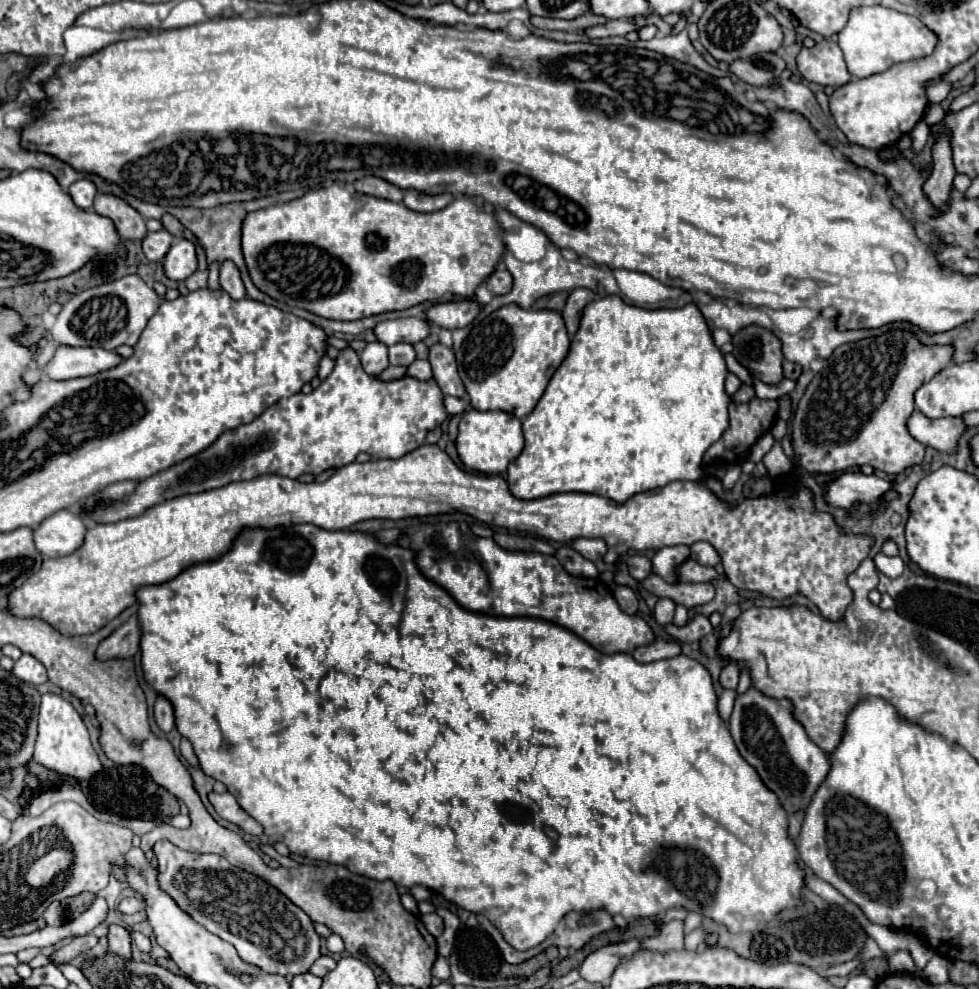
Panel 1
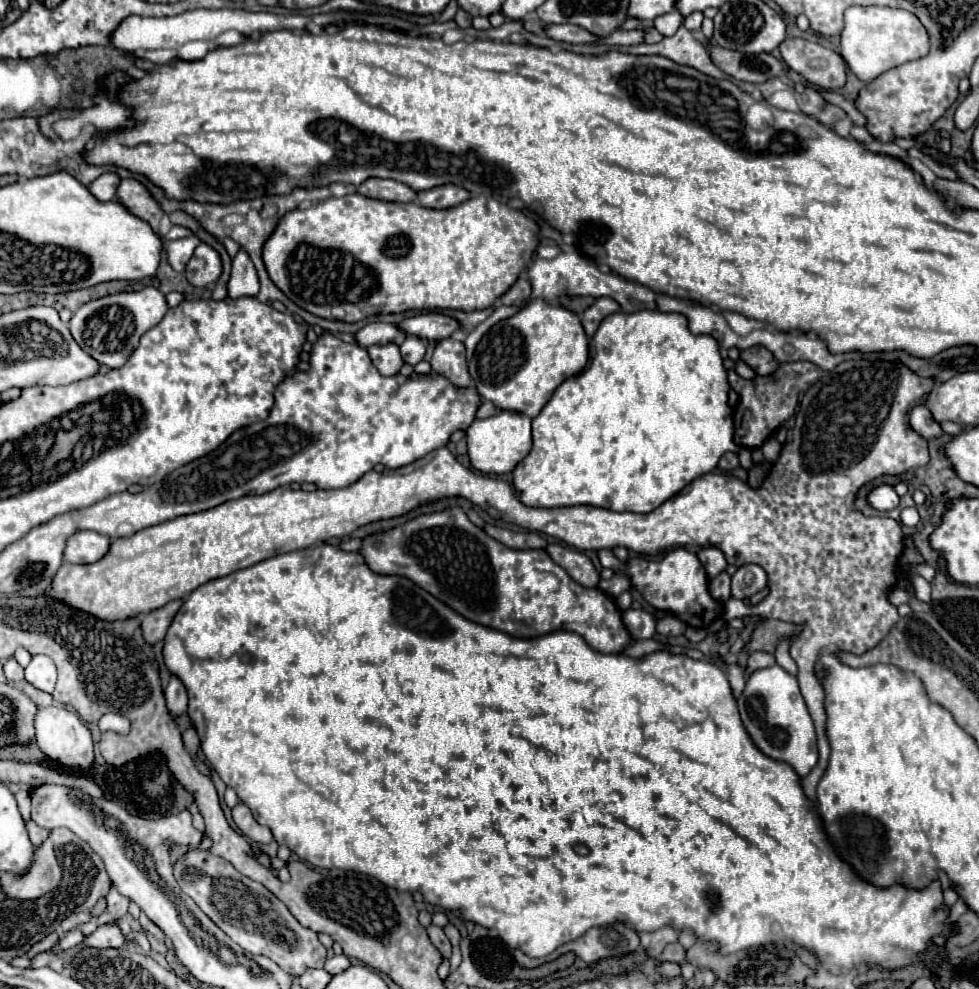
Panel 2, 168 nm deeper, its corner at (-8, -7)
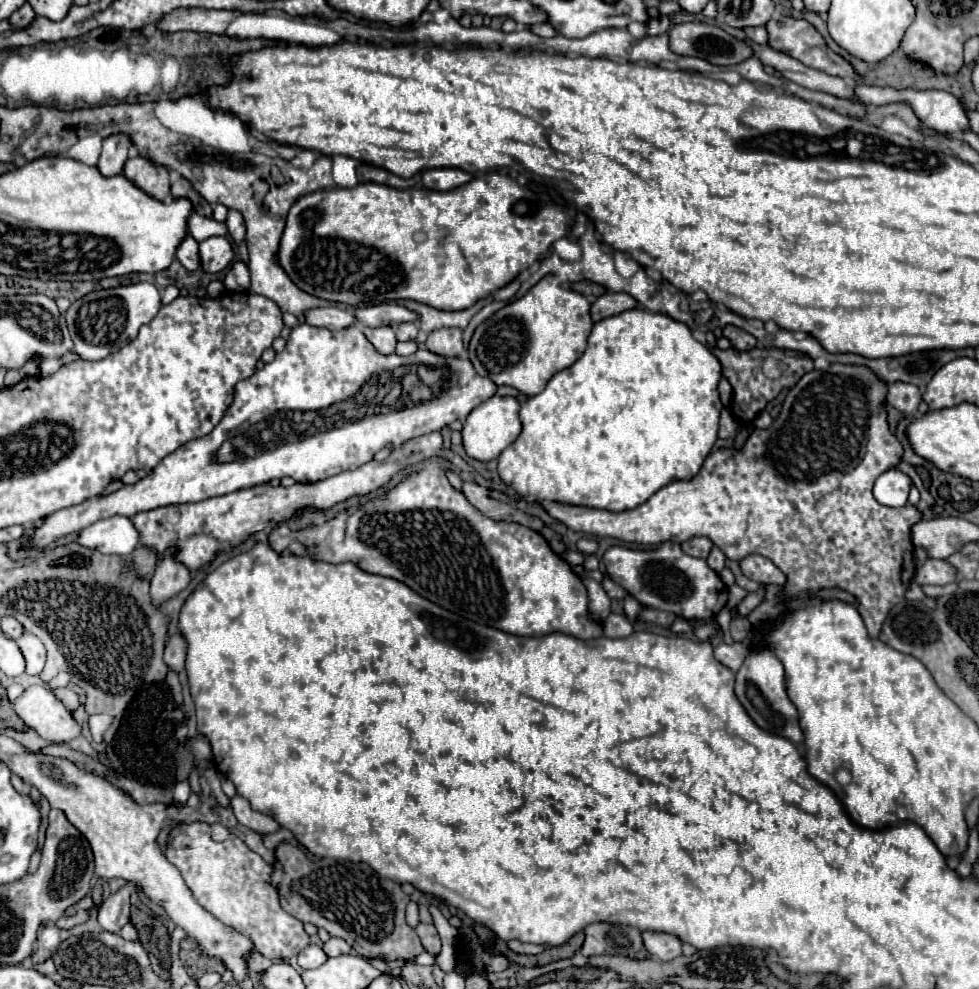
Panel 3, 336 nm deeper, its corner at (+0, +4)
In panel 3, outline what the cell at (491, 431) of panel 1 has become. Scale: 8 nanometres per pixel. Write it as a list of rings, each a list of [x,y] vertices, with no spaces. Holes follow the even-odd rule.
[[[491,396],[489,400],[485,400],[477,408],[473,408],[473,412],[463,422],[463,430],[461,430],[467,456],[471,456],[475,460],[483,460],[483,462],[499,458],[499,454],[507,446],[511,446],[521,434],[519,408],[521,406],[519,406],[517,398],[513,398],[513,396]]]

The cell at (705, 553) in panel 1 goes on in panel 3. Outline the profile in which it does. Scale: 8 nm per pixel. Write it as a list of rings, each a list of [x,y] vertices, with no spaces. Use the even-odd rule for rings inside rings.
[[[691,538],[691,540],[685,540],[683,544],[681,544],[681,548],[683,548],[683,552],[687,552],[689,556],[695,556],[695,558],[707,558],[709,556],[709,552],[711,552],[711,548],[713,548],[713,544],[711,544],[711,540],[707,540],[707,538]]]

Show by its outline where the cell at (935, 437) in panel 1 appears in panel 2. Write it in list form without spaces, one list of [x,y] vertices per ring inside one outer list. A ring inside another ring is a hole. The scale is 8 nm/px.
[[[917,405],[917,407],[911,411],[909,423],[911,423],[911,427],[913,427],[921,437],[925,437],[925,439],[943,435],[939,423],[933,419],[931,411],[929,411],[925,405]]]

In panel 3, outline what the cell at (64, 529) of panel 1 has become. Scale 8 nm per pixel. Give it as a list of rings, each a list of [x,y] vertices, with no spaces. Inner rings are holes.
[[[113,516],[99,520],[83,528],[77,536],[77,544],[101,554],[131,554],[139,544],[139,534],[133,522],[125,516]]]

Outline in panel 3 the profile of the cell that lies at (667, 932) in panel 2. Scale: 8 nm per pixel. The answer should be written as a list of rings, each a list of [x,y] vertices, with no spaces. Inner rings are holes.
[[[645,930],[643,932],[643,944],[645,944],[645,950],[659,960],[673,960],[681,954],[681,942],[673,934]]]

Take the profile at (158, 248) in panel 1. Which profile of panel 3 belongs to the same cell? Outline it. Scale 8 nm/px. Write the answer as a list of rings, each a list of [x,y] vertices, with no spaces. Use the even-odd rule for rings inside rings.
[[[187,234],[183,238],[183,244],[179,244],[179,248],[175,250],[177,260],[187,268],[187,270],[197,270],[199,268],[199,250],[197,250],[197,242]]]

